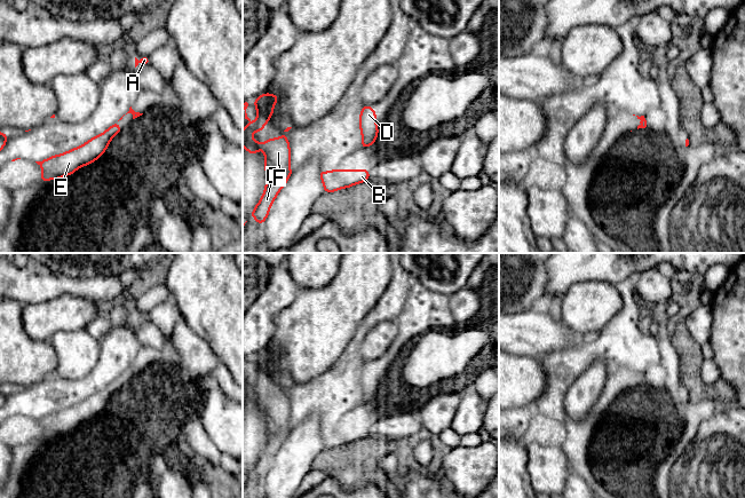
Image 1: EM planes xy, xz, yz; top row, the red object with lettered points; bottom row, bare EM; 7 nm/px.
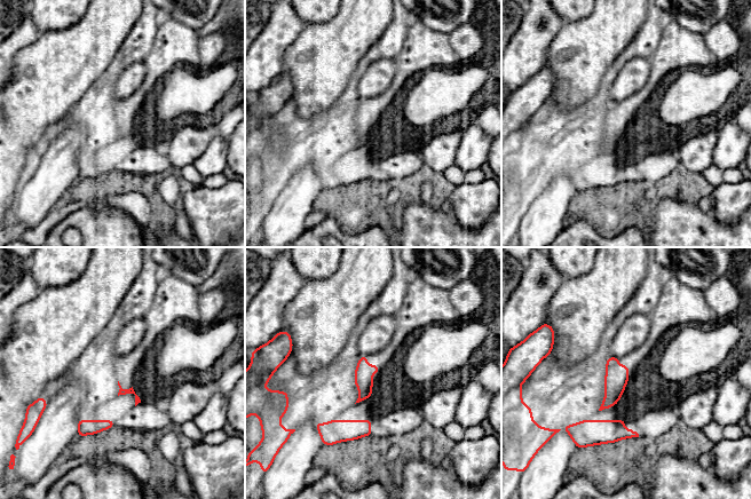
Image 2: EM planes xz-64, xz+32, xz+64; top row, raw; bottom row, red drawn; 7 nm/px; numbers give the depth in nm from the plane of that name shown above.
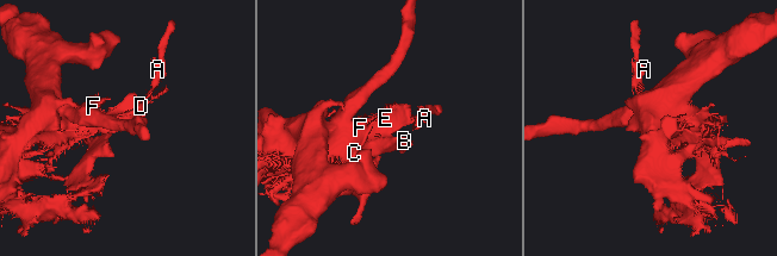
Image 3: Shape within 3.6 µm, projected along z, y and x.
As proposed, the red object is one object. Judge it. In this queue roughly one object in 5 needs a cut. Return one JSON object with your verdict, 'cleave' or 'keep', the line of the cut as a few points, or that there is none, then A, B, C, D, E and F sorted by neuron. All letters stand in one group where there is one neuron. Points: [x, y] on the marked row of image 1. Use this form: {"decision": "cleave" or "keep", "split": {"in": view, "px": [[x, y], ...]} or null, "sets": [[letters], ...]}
{"decision": "keep", "split": null, "sets": [["A", "B", "C", "D", "E", "F"]]}

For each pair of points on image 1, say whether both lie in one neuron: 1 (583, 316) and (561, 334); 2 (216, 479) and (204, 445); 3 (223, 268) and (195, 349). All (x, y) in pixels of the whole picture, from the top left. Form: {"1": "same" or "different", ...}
{"1": "different", "2": "same", "3": "different"}

